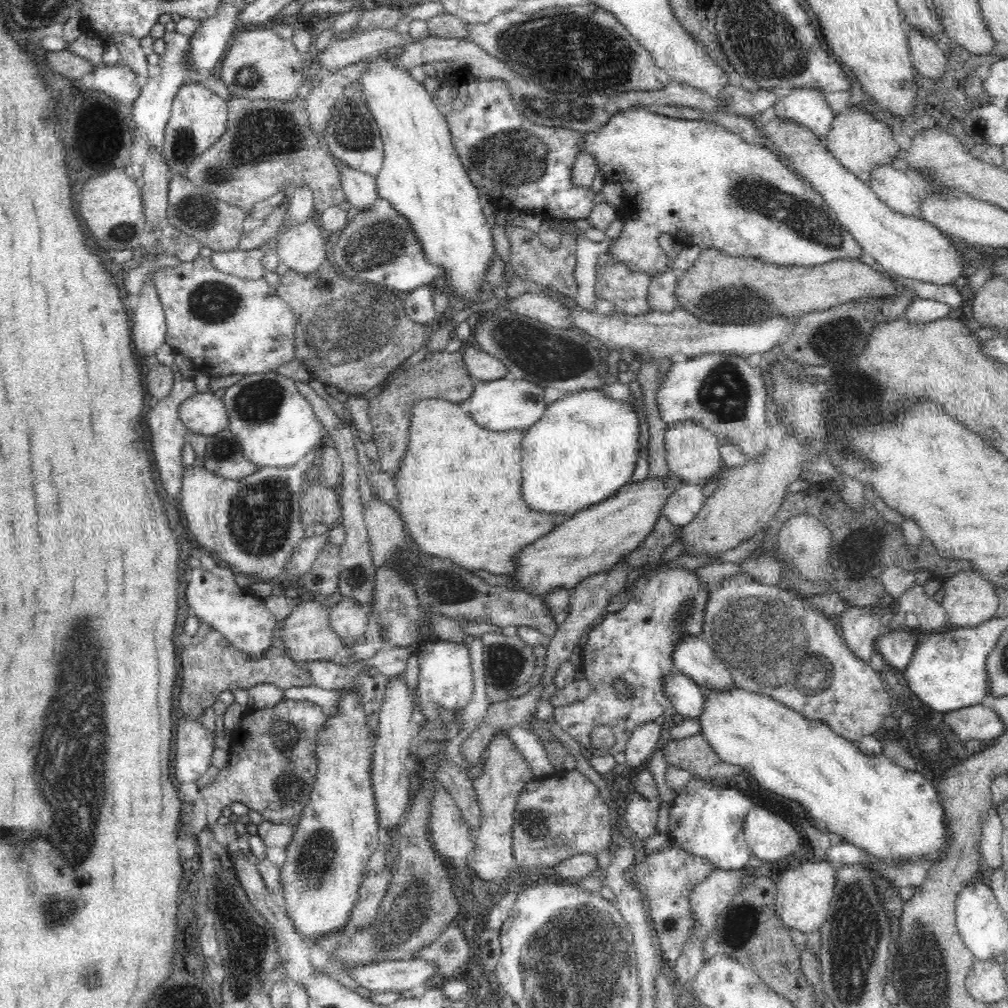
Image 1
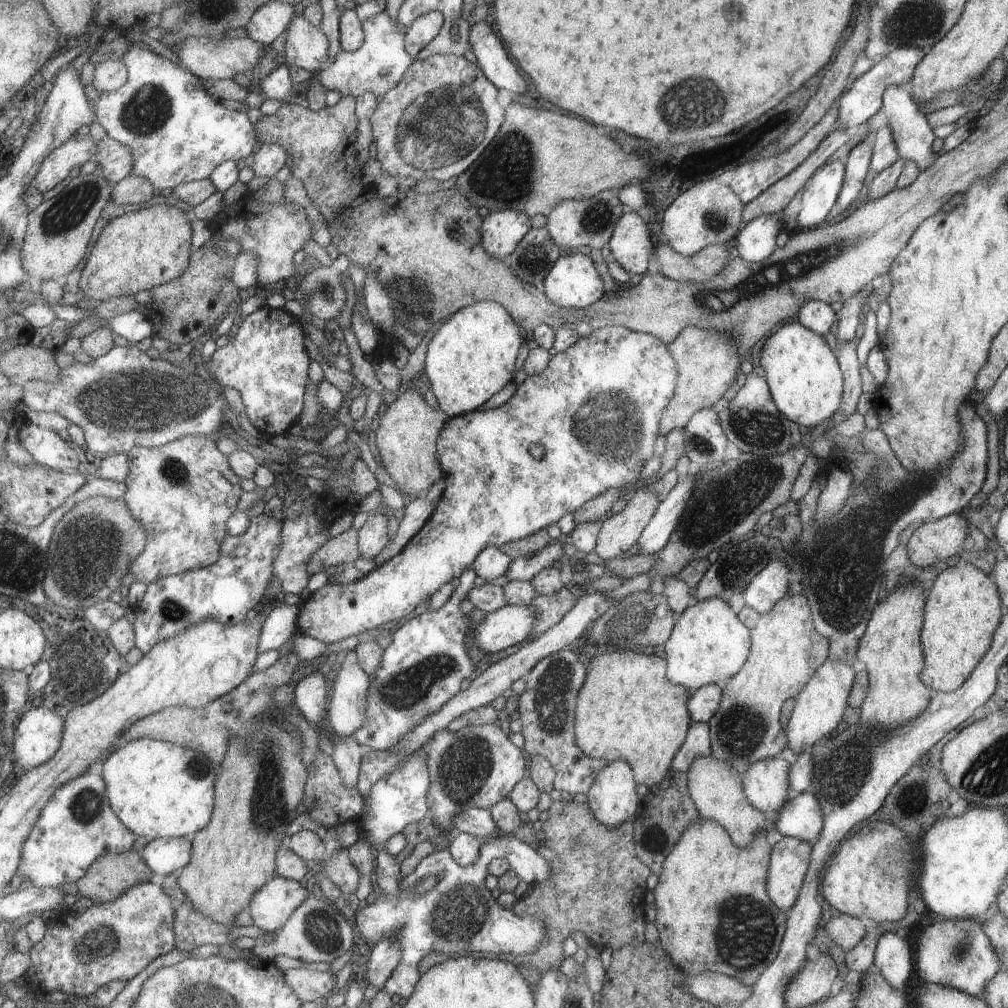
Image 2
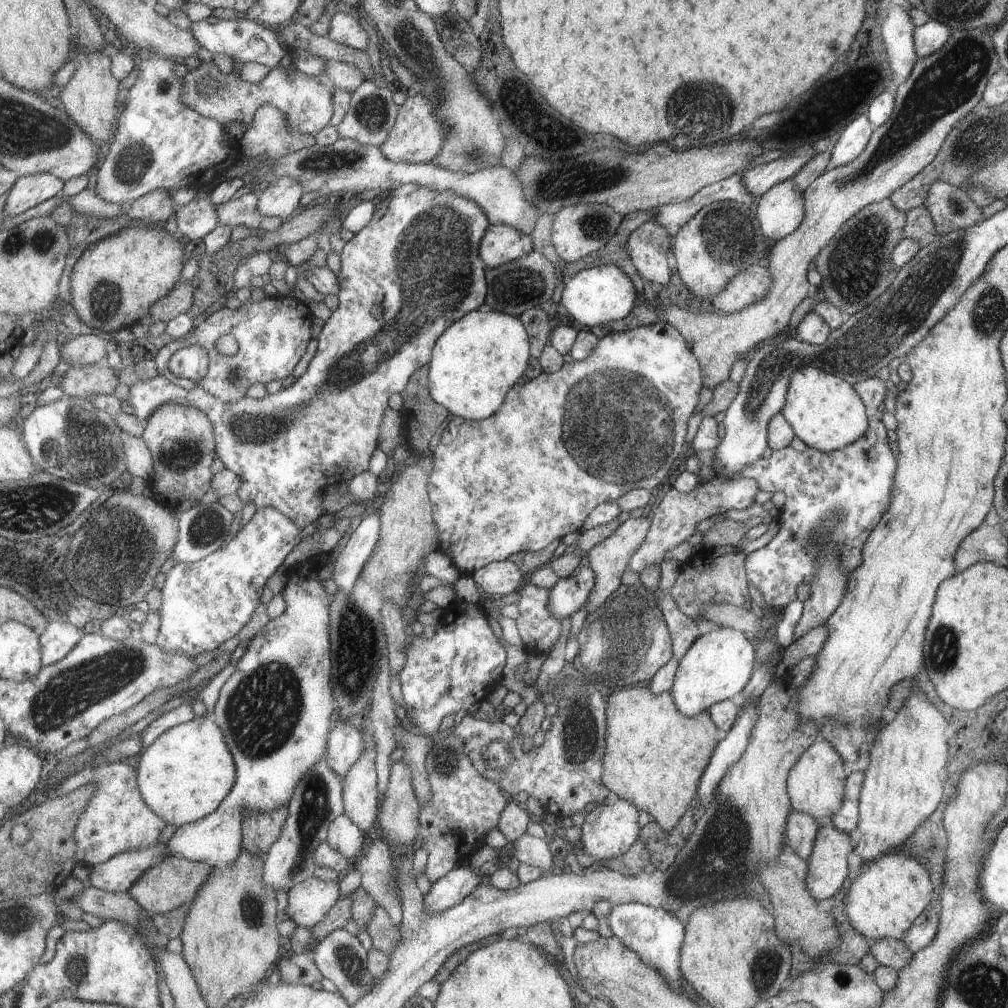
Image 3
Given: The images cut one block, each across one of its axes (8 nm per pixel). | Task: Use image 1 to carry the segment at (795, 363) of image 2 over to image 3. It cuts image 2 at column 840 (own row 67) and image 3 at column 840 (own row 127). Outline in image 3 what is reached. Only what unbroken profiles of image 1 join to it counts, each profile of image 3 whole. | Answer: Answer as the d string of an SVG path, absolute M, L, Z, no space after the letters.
M815 366L795 370L791 374L785 400L787 402L781 414L795 436L807 444L807 448L817 448L819 452L843 450L867 432L867 414L861 398L847 382L843 382L839 376L833 376L831 372L819 370Z

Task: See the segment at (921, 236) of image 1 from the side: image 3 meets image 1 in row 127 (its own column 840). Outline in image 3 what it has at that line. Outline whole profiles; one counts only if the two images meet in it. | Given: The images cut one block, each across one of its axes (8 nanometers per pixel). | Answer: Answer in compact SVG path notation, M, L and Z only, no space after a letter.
M815 738L815 742L809 744L809 748L799 756L799 762L795 762L787 776L787 794L791 800L791 810L813 816L821 826L829 824L829 818L843 804L843 778L845 776L841 772L839 752L831 746L831 742Z

